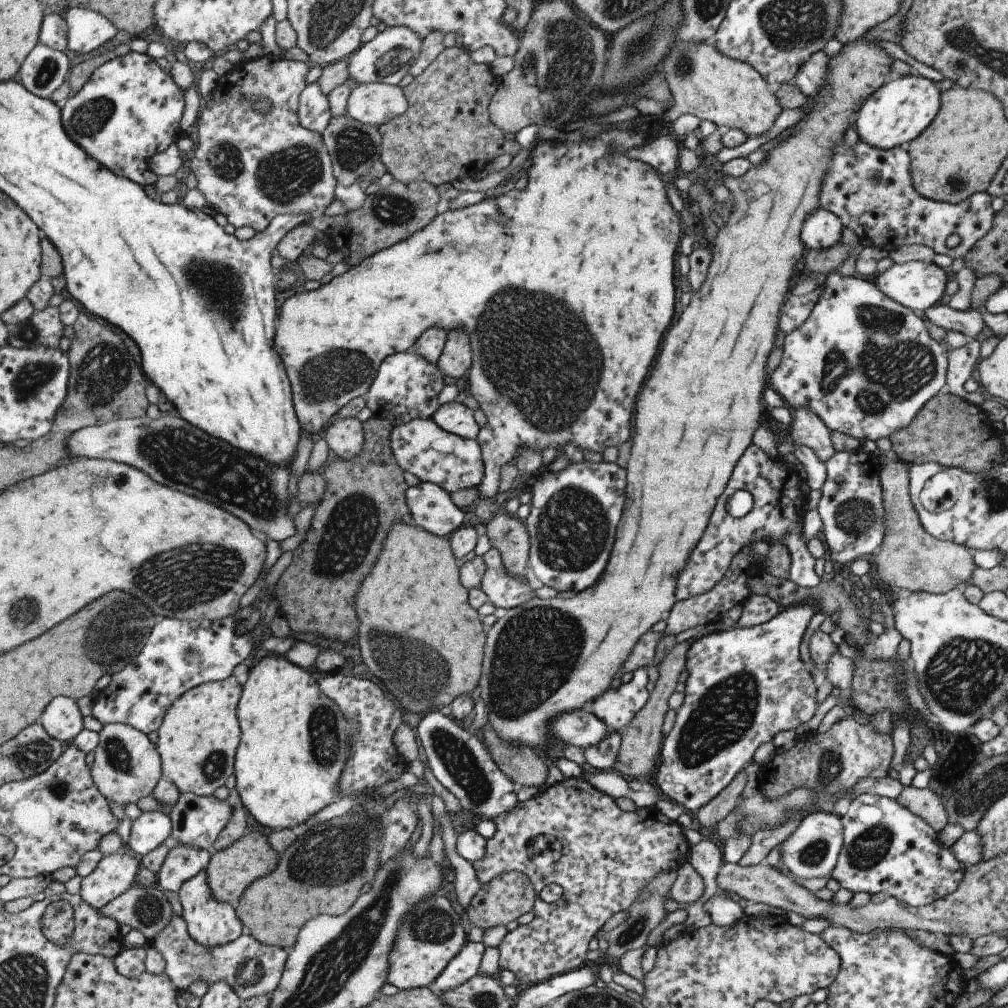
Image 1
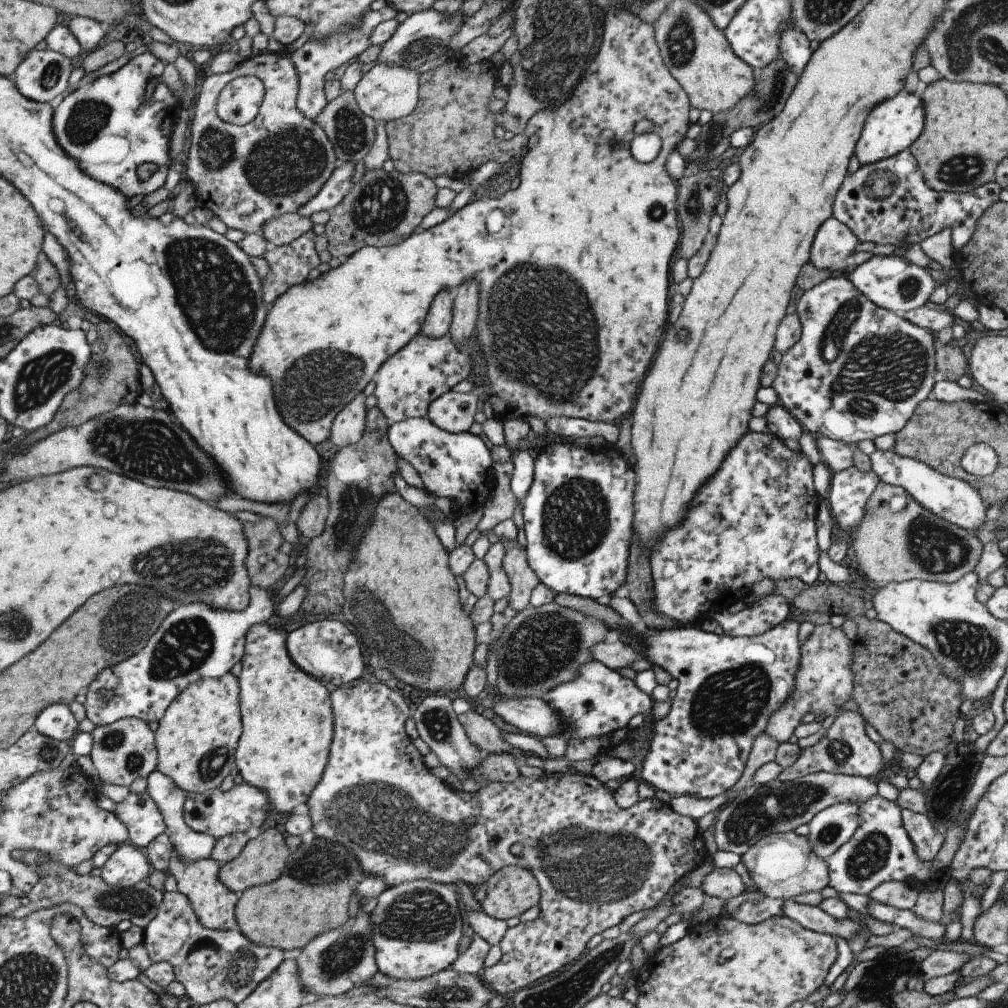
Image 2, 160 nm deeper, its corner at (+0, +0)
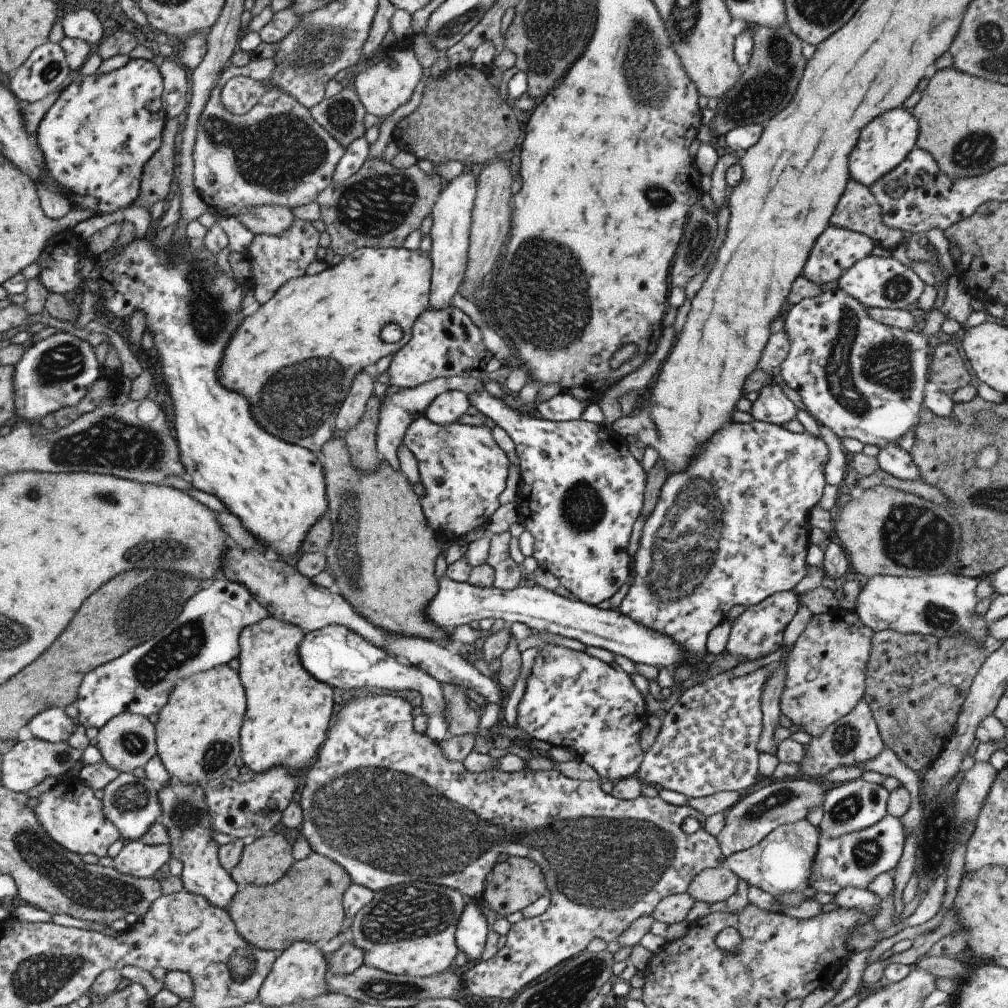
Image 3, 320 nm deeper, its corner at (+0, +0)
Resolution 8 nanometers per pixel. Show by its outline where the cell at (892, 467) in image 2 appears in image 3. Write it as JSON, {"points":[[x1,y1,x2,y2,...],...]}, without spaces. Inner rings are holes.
{"points":[[836,289,833,291,827,290,827,292,821,293,819,296,813,298,806,298,800,300,797,304,794,304,792,308,787,312,785,320,783,321,782,330,788,336,788,345,789,350,786,354,786,357,783,359,783,362,778,366,775,371,777,378,781,385,787,386,787,388,792,388,799,394,803,404,805,405,805,412,809,413,813,417,817,424,821,423,825,426,828,426,835,435,840,439,845,438,855,438,859,440,861,444,864,445,875,445,878,449,876,456,876,461,878,467,895,476,901,480,918,480,917,467,912,462,910,453,905,452,903,449,895,448,891,443,900,439,907,430,911,430,913,426,919,422,920,419,920,410,923,408,922,400,924,397,923,386,925,386,925,381,928,380,928,361,929,361,929,352,930,347,927,343,927,338,919,335,919,332,916,330,905,330,905,329,896,329,895,327,890,327,872,319,867,316,865,312,865,307,857,302,854,298,847,296,842,290]]}

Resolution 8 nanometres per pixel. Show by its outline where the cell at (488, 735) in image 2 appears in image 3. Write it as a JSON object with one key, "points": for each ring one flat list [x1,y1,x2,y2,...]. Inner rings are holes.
{"points":[[447,683,439,684,444,700,444,719,448,720,446,738,470,732,473,735,477,734,479,714,471,702,466,700,467,697,461,687]]}

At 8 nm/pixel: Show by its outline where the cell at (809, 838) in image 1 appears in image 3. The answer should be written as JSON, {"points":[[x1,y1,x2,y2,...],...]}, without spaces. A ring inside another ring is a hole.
{"points":[[854,779,828,788,822,802,822,820,817,826,819,835,835,838,845,833,867,828,886,816,886,800,888,792,881,785,869,783,862,779]]}

